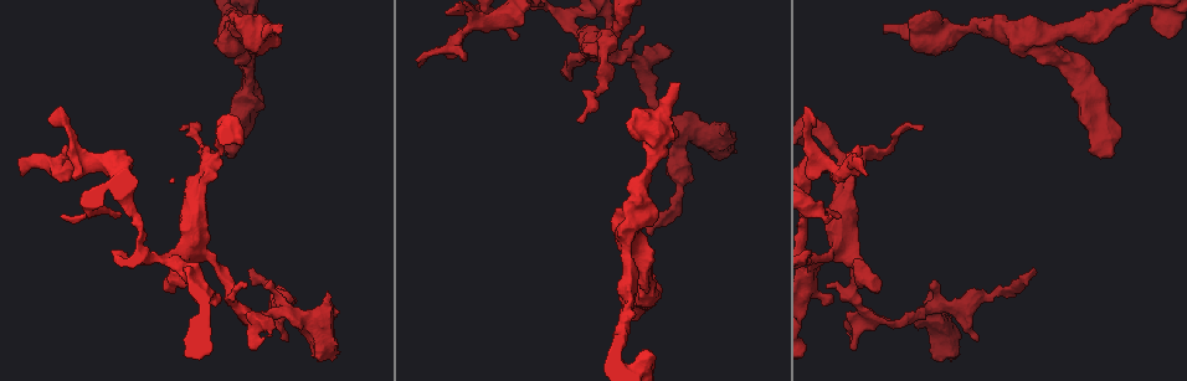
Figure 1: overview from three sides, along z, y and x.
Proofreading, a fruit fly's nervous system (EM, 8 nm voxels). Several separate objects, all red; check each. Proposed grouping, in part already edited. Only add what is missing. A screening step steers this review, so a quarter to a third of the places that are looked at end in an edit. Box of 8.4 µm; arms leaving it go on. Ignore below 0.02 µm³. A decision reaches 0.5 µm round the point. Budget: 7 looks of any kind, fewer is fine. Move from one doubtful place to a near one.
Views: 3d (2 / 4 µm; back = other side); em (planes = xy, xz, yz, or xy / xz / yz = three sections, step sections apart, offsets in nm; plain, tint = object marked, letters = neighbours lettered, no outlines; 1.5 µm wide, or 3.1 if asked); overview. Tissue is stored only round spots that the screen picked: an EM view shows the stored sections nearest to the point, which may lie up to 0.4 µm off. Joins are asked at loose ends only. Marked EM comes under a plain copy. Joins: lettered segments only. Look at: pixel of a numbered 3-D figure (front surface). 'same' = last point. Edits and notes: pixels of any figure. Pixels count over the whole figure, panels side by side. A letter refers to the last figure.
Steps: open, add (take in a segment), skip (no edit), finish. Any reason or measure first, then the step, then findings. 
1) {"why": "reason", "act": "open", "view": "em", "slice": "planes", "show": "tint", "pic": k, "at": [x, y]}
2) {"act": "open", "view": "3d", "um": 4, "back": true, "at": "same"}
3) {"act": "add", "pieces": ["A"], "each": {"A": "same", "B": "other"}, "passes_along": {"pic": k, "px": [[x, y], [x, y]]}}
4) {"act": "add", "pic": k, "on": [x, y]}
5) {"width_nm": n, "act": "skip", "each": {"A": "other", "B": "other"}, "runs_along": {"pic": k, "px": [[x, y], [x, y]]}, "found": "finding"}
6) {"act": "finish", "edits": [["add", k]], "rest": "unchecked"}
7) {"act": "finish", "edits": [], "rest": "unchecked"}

{"why": "free end", "act": "open", "view": "em", "slice": "planes", "show": "letters", "pic": 1, "at": [246, 285]}

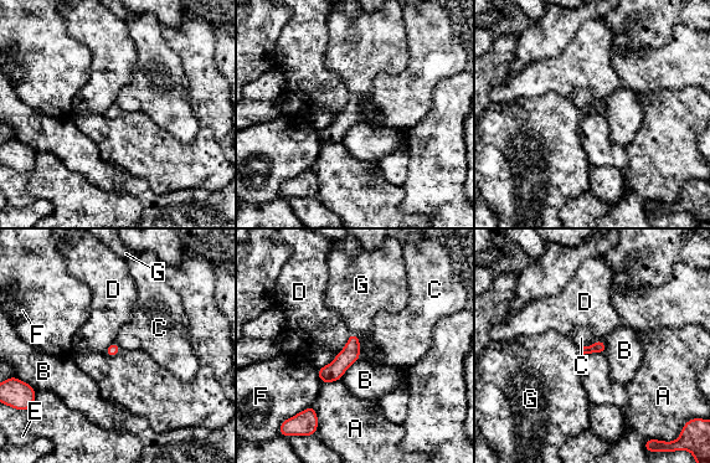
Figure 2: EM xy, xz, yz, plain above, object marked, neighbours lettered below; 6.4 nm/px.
{"width_nm": 80, "act": "skip", "each": {"A": "other", "B": "other", "C": "other", "D": "other", "E": "other", "F": "other", "G": "other"}, "runs_along": {"pic": 2, "px": [[354, 337], [351, 353], [324, 380]]}, "found": "no lettered segment goes on from it"}

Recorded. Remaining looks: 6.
{"why": "free end", "act": "open", "view": "em", "slice": "yz", "step": 4, "show": "letters", "pic": 1, "at": [1111, 151]}

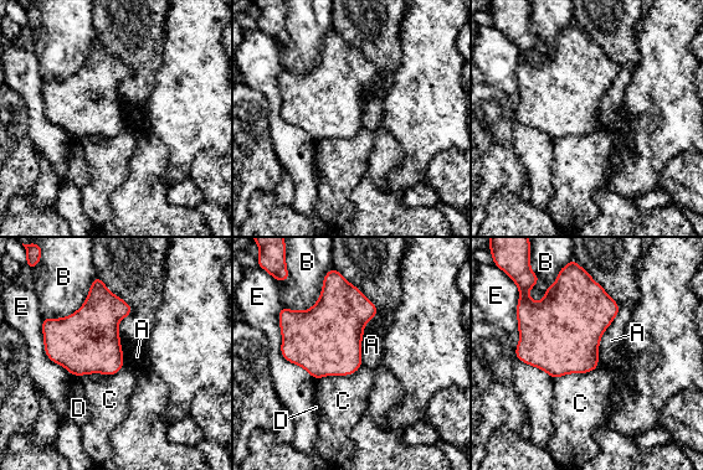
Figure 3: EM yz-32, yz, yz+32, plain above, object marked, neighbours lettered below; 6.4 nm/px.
{"act": "skip", "each": {"A": "other", "B": "other", "C": "other", "D": "other", "E": "other"}, "found": "none of them fits"}

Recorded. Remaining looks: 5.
{"why": "free end", "act": "open", "view": "em", "slice": "planes", "show": "tint", "pic": 1, "at": [679, 86]}

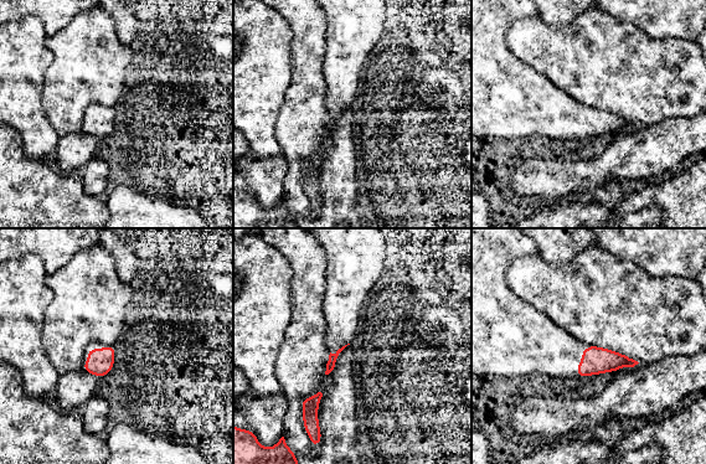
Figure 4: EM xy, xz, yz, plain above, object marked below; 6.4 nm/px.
{"why": "see the neighbours", "act": "open", "view": "em", "slice": "planes", "show": "letters", "at": "same"}

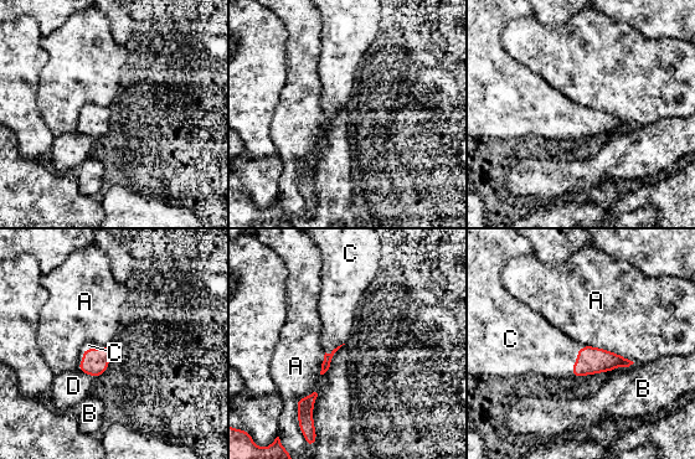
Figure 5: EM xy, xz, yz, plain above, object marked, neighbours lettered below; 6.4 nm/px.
{"longest_contact_nm": ["A", 240], "act": "add", "pieces": ["C"], "each": {"A": "other", "B": "other", "C": "same", "D": "other"}, "passes_along": {"pic": 5, "px": [[591, 360], [577, 360], [541, 349]]}, "found": "the cell continues"}

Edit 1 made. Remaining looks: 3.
{"act": "finish", "edits": [["add", 5]], "rest": "unchecked"}

